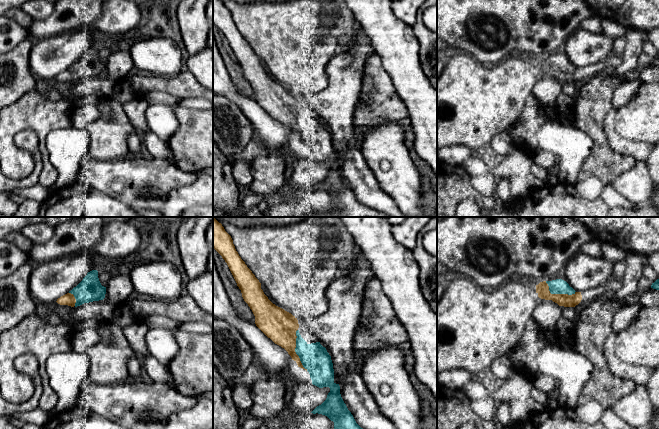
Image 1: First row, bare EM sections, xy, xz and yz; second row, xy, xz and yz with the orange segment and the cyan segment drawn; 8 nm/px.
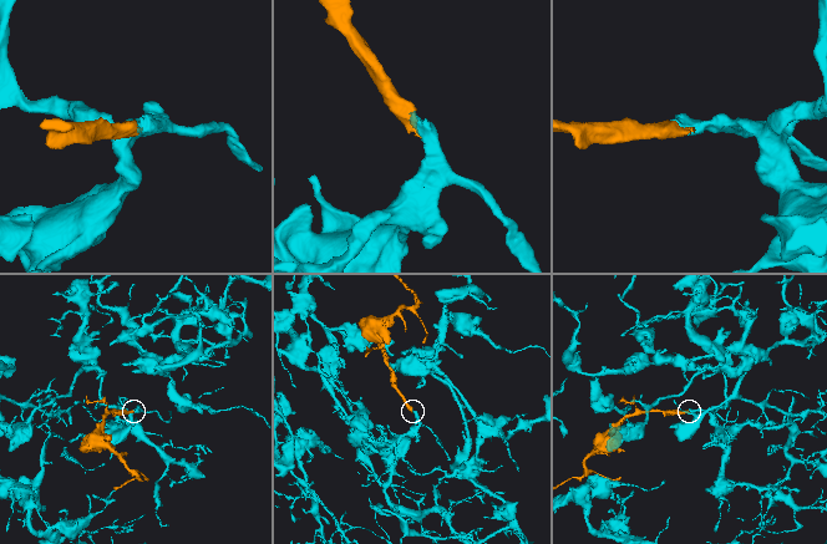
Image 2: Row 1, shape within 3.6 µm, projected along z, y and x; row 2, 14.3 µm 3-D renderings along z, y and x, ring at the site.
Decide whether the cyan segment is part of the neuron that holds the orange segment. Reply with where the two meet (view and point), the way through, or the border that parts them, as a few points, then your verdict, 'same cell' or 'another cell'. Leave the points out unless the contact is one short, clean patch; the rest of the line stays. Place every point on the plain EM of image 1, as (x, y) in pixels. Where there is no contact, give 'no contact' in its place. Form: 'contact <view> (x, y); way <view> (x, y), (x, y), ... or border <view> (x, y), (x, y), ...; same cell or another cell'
contact xz (294, 126); same cell

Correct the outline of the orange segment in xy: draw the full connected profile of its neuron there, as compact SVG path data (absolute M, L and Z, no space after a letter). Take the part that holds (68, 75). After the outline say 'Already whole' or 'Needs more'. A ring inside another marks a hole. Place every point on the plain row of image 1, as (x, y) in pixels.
M92 46L87 49L83 56L67 70L57 75L60 81L77 83L84 79L103 76L106 70L106 63L102 62L98 47Z. Needs more

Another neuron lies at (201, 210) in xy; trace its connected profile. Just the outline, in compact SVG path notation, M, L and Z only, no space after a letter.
M194 206L182 212L179 217L213 217L213 206Z

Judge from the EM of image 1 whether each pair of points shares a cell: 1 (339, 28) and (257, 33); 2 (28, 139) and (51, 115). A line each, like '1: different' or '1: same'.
1: different
2: different

